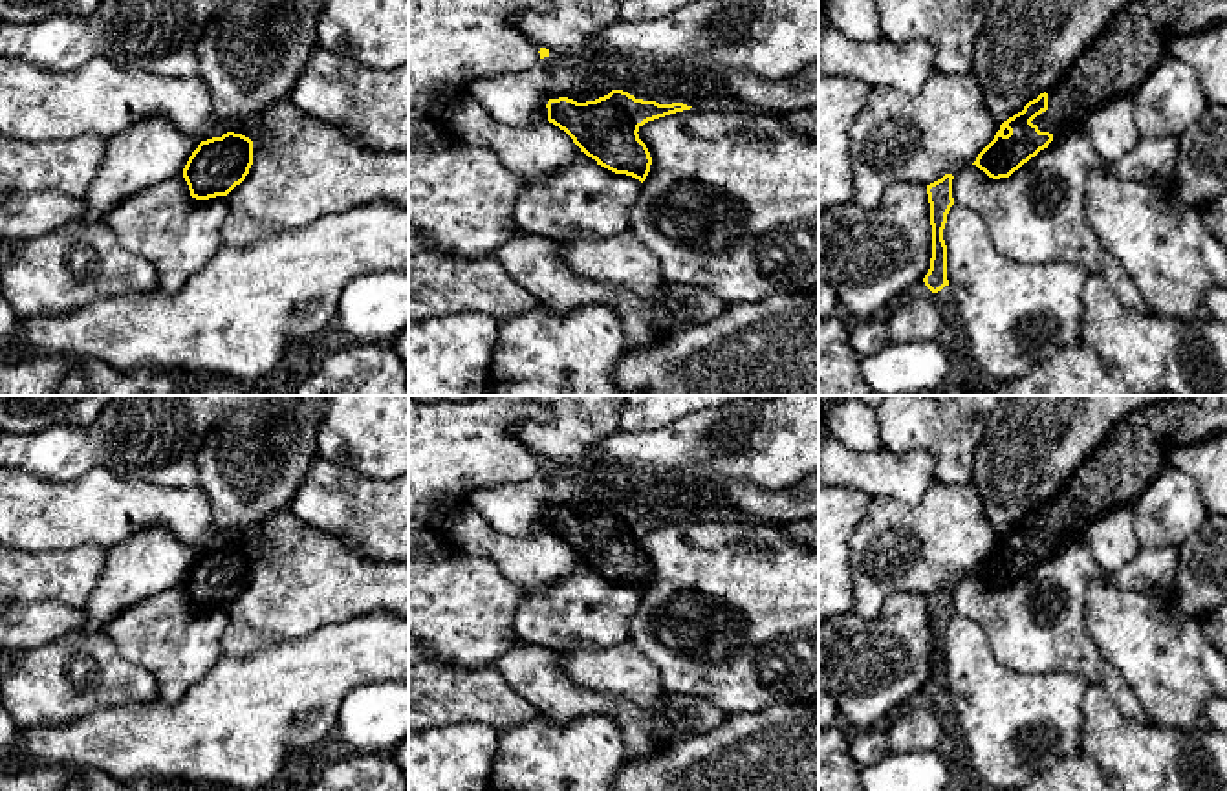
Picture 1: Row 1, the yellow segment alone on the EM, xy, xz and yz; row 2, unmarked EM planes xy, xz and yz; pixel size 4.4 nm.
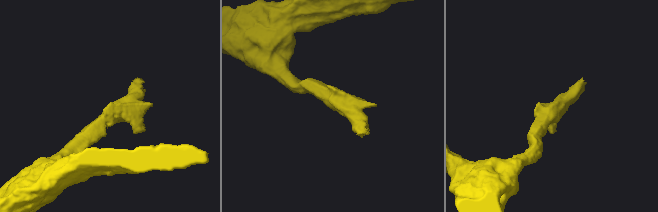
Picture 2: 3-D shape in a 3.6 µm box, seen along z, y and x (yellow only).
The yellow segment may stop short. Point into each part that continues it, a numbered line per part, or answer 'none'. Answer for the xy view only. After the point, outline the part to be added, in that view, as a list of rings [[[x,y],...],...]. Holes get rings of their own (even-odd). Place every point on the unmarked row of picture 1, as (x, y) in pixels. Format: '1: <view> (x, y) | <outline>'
none

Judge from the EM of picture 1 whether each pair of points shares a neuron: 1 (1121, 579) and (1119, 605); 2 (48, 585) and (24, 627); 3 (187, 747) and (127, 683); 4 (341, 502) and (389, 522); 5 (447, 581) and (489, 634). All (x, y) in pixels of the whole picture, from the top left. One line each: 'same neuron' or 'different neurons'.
1: different neurons
2: different neurons
3: different neurons
4: same neuron
5: same neuron

